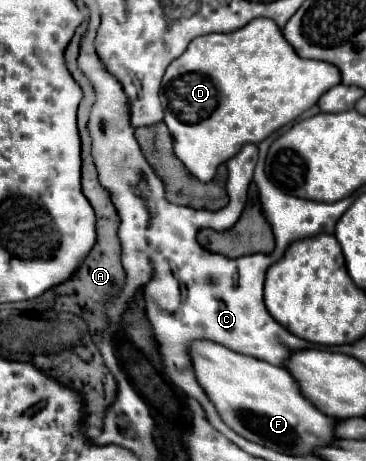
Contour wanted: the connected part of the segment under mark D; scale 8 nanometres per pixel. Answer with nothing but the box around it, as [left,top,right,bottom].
[161,18,339,182]

